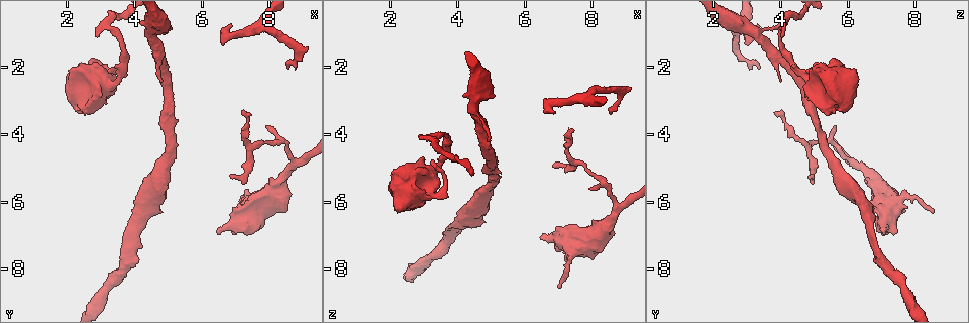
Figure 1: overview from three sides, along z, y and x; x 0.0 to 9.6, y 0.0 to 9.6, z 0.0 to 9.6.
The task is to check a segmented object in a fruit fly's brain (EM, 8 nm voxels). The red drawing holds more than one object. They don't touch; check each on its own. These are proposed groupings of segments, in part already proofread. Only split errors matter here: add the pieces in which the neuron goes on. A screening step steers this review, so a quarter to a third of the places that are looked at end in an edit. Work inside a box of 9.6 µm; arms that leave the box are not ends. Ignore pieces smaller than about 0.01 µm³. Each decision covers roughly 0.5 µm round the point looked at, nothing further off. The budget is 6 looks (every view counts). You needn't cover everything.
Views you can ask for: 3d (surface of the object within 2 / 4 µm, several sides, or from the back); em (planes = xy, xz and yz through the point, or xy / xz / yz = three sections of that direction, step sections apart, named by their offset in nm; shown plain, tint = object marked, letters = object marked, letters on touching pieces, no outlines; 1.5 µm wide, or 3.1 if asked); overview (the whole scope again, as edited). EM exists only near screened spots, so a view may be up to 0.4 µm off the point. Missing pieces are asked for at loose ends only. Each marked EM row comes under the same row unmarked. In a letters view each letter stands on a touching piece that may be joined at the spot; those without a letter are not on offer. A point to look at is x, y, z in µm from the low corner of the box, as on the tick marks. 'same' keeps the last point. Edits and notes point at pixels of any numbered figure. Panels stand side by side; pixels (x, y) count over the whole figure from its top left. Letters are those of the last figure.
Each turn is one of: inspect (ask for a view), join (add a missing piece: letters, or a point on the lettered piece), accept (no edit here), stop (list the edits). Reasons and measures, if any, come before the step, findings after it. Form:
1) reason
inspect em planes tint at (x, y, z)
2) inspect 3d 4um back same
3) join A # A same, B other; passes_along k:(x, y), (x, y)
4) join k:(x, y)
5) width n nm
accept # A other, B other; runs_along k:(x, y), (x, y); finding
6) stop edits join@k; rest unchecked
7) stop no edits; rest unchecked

thin end
inspect em planes tint at (8.60, 2.05, 3.40)

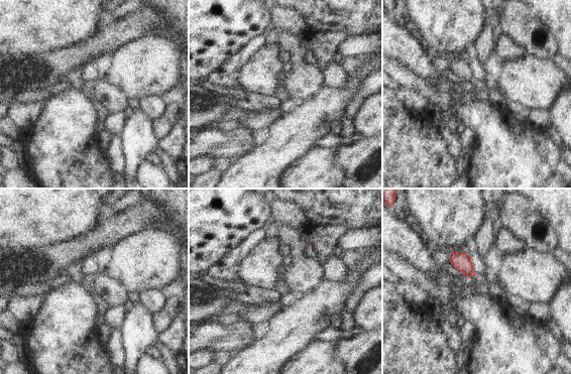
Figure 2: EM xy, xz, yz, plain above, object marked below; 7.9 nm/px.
what lies round it
inspect em planes letters same

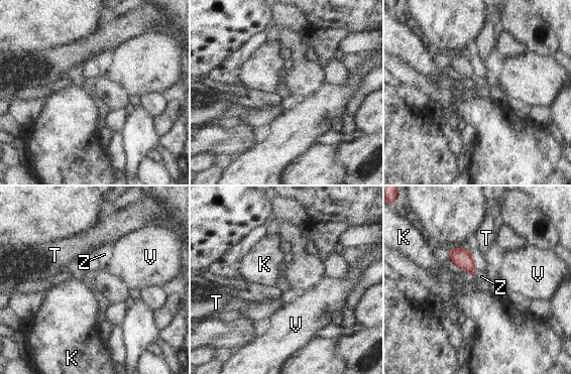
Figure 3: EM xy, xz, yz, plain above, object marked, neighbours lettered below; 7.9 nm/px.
longest_contact Z 40 nm
accept # K other, T other, V other, Z other; border 3:(477, 271), (475, 274); no lettered piece goes on from it

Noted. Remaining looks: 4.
an open end
inspect em yz step 4 letters at (2.90, 1.05, 4.00)

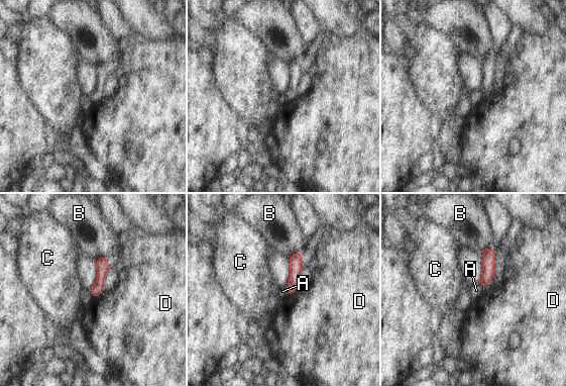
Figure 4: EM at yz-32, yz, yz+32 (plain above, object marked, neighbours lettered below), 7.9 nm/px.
inspect em planes letters same

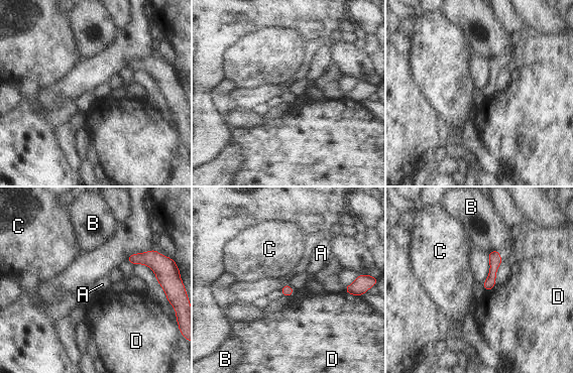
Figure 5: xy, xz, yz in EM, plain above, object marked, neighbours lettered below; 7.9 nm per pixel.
accept # A other, B other, C other, D other; border 5:(287, 282), (294, 290); none of them fits

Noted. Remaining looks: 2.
free end
inspect em planes letters at (4.80, 2.45, 4.00)

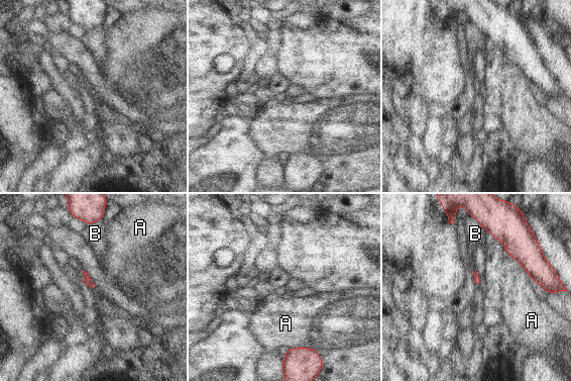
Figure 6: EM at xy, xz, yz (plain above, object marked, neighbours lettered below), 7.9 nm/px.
accept # A other, B other; border 6:(495, 240), (535, 284); no lettered piece goes on from it

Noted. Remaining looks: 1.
stop no edits; rest unchecked

